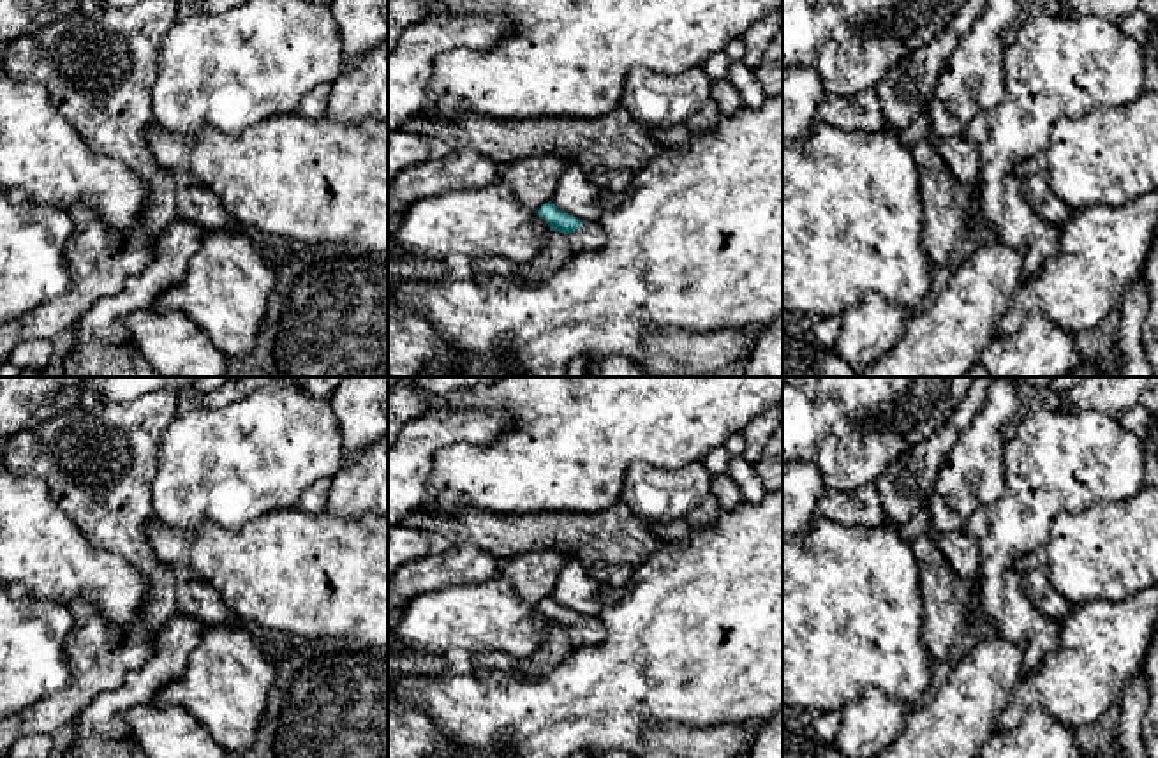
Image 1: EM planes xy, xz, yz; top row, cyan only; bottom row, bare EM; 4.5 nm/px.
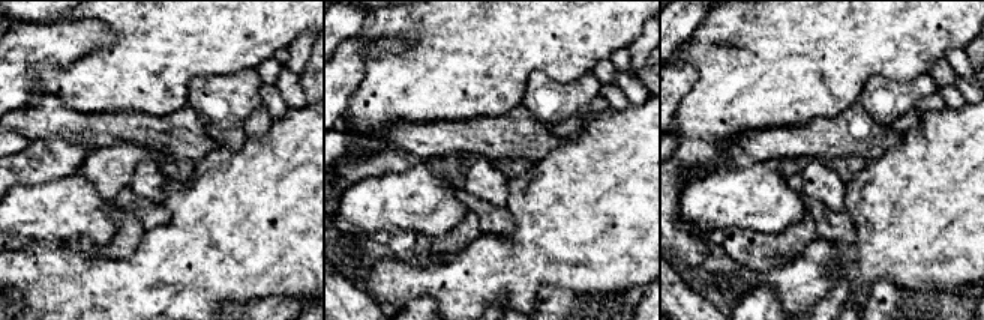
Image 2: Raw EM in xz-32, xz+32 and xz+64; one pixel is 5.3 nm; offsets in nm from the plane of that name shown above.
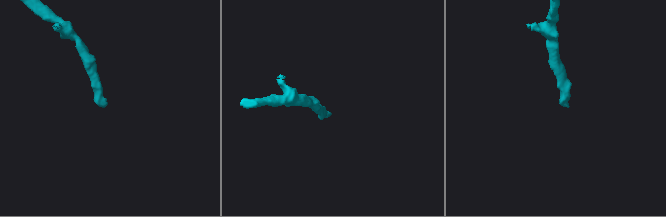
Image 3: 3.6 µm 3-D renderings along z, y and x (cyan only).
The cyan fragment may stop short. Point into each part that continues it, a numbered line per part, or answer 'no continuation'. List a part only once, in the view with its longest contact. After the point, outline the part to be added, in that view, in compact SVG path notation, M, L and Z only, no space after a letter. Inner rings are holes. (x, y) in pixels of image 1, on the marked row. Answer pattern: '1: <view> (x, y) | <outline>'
1: xz (591, 237) | M583 224L578 231L568 234L575 254L601 250L606 243L606 234L598 224Z

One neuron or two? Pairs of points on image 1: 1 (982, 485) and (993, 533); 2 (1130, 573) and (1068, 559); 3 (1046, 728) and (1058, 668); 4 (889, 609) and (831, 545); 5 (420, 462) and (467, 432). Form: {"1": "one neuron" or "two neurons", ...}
{"1": "two neurons", "2": "one neuron", "3": "two neurons", "4": "one neuron", "5": "one neuron"}

